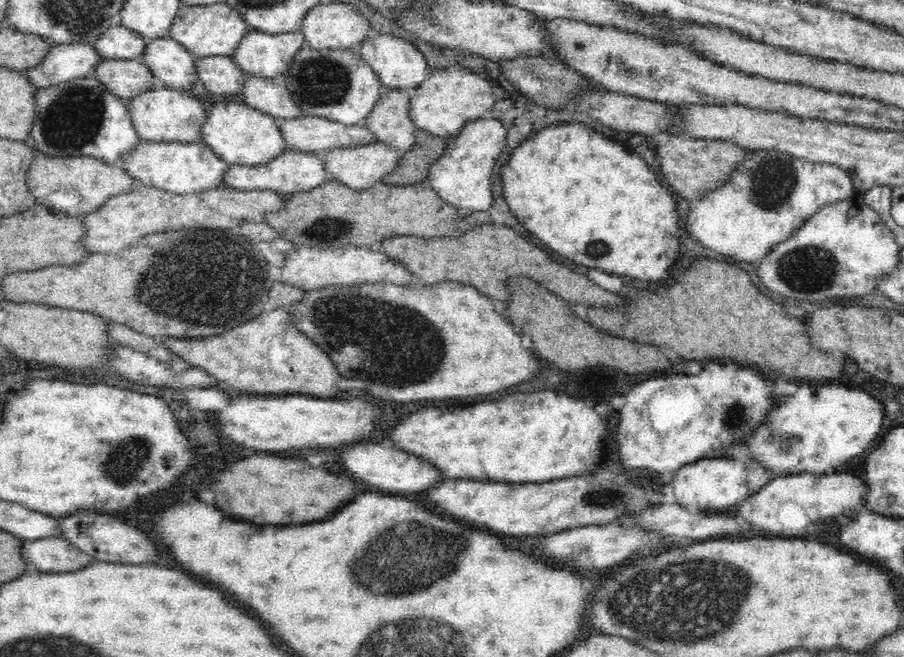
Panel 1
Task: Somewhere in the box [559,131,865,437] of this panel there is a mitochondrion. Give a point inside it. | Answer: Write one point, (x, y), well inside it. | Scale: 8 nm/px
(810, 269)

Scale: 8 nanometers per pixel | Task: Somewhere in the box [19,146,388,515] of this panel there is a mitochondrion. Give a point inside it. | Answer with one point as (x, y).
(169, 287)

